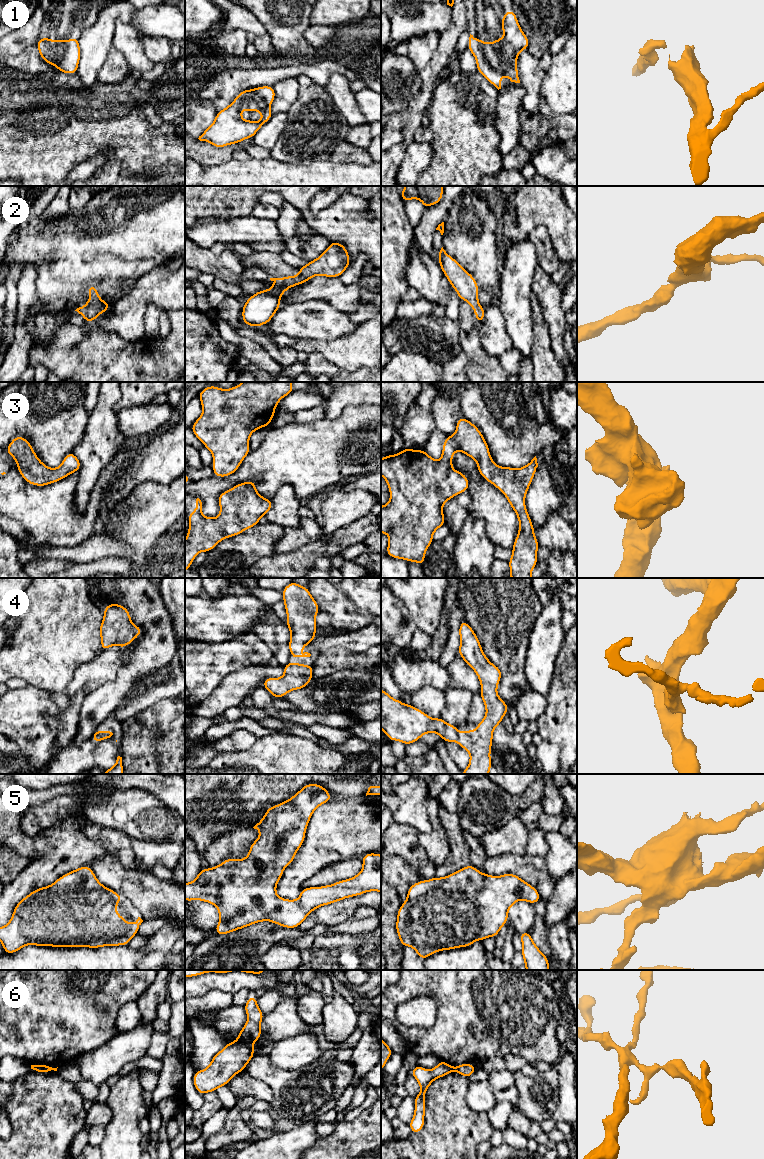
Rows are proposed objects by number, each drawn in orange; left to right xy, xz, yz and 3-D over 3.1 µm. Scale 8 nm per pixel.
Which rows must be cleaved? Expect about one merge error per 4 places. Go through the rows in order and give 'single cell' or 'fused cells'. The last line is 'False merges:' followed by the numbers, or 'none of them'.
1: single cell
2: single cell
3: single cell
4: single cell
5: single cell
6: fused cells
False merges: 6

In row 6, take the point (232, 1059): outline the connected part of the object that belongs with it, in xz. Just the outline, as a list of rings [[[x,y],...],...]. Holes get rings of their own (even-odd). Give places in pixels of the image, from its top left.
[[[241,1040],[227,1043],[213,1056],[206,1069],[195,1071],[193,1083],[197,1092],[203,1095],[228,1085],[233,1076],[246,1068],[254,1054],[255,1051],[251,1044]]]

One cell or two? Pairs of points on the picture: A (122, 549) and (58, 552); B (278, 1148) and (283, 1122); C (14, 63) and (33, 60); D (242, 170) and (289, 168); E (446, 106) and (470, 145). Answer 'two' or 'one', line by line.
A: one
B: two
C: one
D: one
E: one

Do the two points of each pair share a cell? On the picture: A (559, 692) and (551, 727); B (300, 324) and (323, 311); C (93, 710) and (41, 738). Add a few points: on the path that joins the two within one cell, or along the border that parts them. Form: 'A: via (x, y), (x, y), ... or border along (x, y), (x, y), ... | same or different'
A: via (559, 701), (559, 709), (551, 718) | same
B: via (306, 320), (317, 317) | same
C: border along (85, 695), (79, 711), (77, 732), (72, 740) | different

